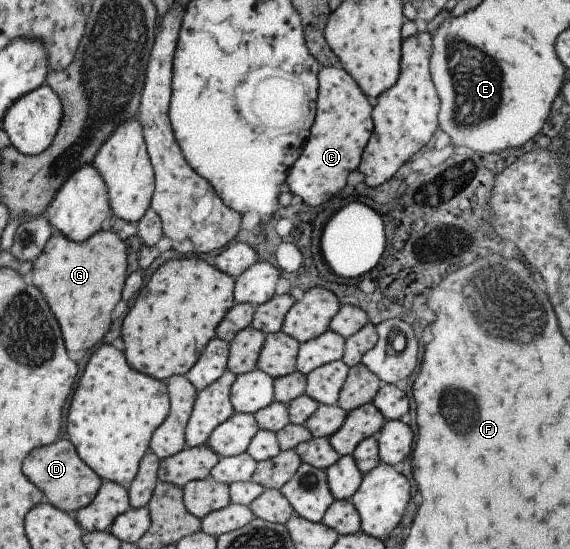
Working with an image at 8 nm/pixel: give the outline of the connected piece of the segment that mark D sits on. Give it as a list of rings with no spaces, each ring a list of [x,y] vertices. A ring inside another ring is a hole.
[[[56,440],[49,446],[41,446],[29,452],[23,460],[21,472],[25,478],[37,486],[43,499],[57,510],[65,513],[76,513],[93,501],[103,480],[93,473],[77,456],[74,447],[67,440]]]

